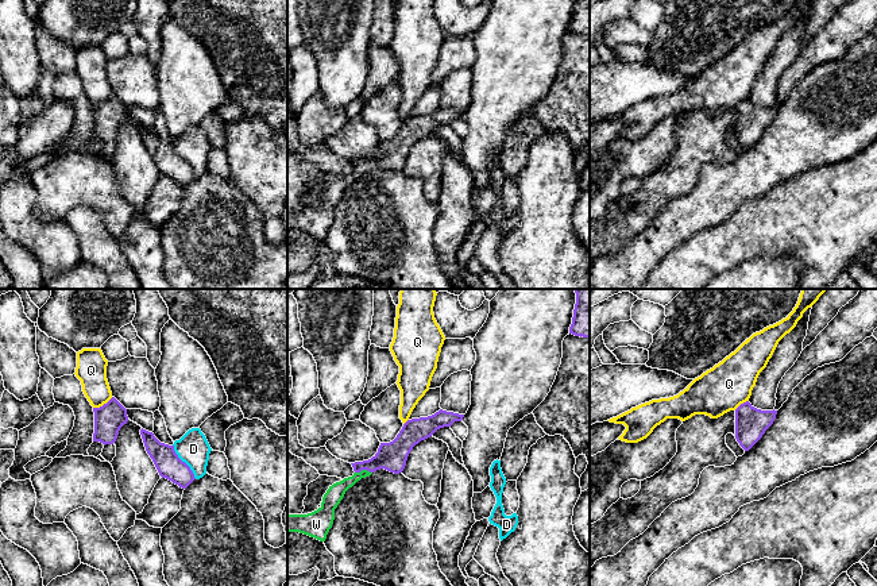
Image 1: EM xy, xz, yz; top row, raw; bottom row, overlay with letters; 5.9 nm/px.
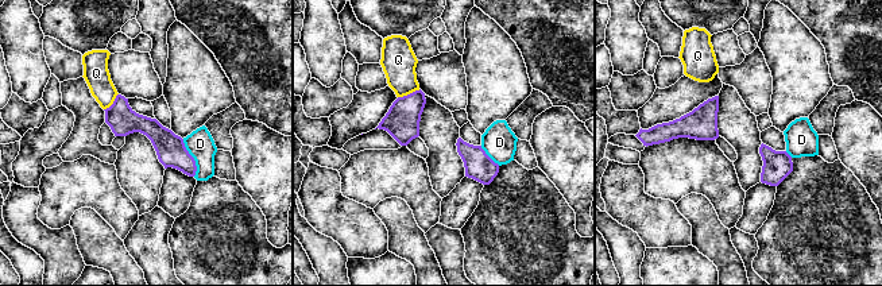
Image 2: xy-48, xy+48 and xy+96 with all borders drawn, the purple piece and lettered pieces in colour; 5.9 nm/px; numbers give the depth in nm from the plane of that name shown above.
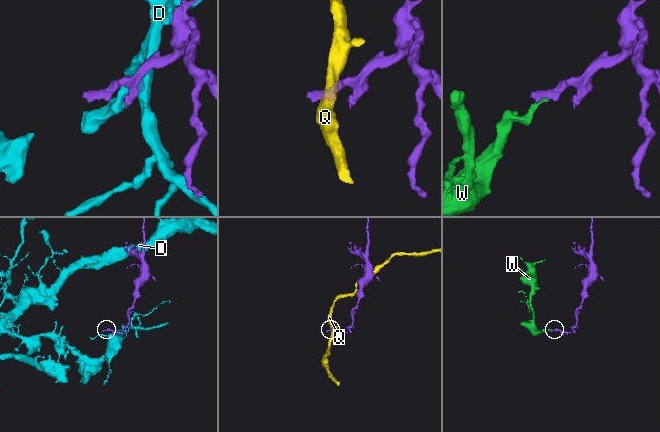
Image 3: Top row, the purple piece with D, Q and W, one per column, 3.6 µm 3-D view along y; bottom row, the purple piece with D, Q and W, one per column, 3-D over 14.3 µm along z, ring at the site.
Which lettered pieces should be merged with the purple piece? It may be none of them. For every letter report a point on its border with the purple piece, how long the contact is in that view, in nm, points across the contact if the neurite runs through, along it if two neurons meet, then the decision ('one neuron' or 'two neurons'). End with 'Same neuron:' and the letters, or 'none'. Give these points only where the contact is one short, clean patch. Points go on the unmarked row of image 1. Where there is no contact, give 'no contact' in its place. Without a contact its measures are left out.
D: contact xy (184, 160); length 240 nm; two neurons
Q: contact xy (104, 101); length 140 nm; border xy (112, 95), (93, 105); two neurons
W: contact xz (363, 166); length 100 nm; way xz (391, 154), (363, 166), (335, 191); one neuron
Same neuron: W

